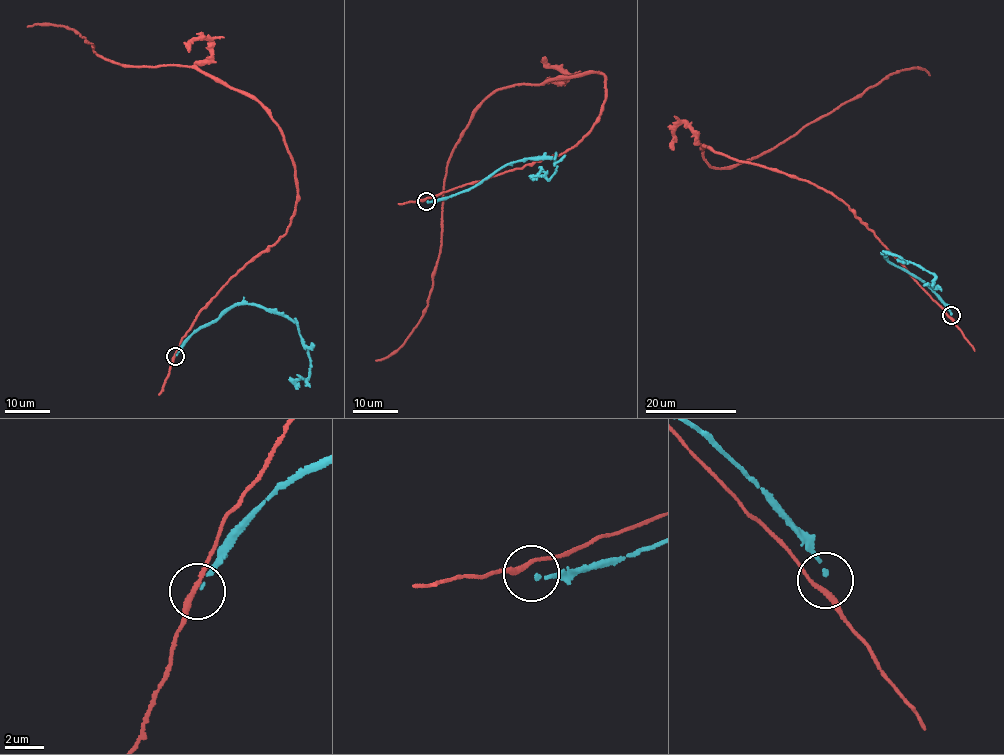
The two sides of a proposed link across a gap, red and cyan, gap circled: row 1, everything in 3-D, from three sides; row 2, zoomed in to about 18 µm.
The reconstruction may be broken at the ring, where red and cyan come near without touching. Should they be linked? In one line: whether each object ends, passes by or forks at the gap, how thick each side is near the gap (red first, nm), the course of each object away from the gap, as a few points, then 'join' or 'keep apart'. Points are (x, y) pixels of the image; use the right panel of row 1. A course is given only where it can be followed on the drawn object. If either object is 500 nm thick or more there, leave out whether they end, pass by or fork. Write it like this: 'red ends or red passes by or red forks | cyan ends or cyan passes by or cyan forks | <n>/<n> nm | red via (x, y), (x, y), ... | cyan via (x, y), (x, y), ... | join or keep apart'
red passes by | cyan ends | 260/140 nm | red via (950, 316), (822, 188), (701, 149), (709, 167), (724, 169), (770, 151), (882, 78), (914, 67), (930, 75) | cyan via (951, 314), (932, 290), (887, 261), (882, 252), (931, 273), (931, 284), (941, 290) | keep apart

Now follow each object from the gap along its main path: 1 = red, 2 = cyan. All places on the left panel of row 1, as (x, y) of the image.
1: (174, 355), (223, 286), (284, 235), (297, 193), (281, 128), (193, 68), (128, 66), (80, 33), (27, 26)
2: (176, 355), (195, 331), (237, 304), (274, 308), (295, 322), (307, 349), (310, 374), (299, 379), (296, 389)

